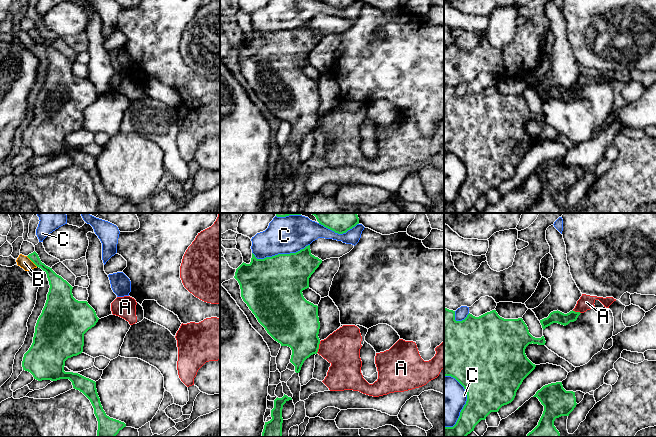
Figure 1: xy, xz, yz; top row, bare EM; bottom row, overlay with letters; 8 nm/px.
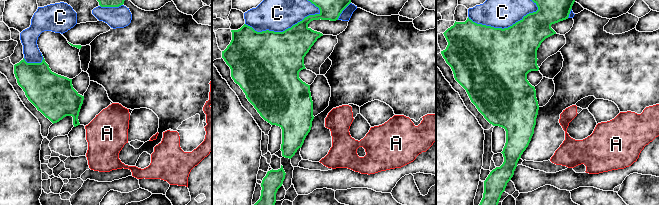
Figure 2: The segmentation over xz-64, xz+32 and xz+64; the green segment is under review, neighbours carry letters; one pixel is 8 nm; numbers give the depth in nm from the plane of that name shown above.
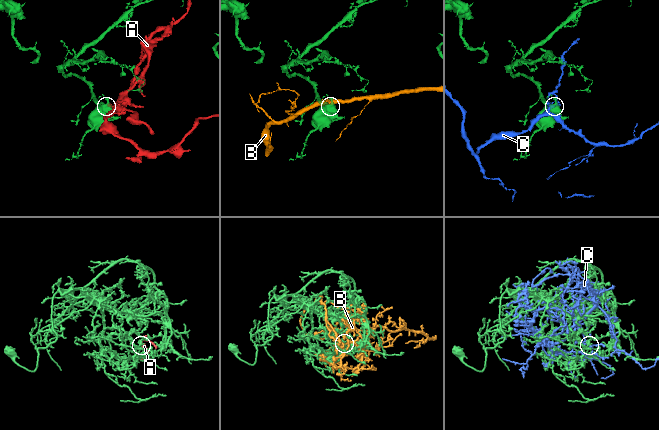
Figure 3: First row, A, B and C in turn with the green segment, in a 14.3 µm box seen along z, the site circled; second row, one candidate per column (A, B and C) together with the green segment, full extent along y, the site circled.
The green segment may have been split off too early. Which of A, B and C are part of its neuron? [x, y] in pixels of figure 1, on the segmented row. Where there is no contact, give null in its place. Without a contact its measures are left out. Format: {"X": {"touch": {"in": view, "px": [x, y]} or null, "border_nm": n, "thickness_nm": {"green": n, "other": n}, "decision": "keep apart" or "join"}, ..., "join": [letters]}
{"A": {"touch": {"in": "xz", "px": [318, 347]}, "border_nm": 100, "thickness_nm": {"green": 360, "other": 280}, "decision": "keep apart"}, "B": {"touch": {"in": "xy", "px": [32, 261]}, "border_nm": 130, "thickness_nm": {"green": 110, "other": 100}, "decision": "keep apart"}, "C": {"touch": {"in": "xz", "px": [280, 254]}, "border_nm": 460, "thickness_nm": {"green": 460, "other": 300}, "decision": "keep apart"}, "join": []}

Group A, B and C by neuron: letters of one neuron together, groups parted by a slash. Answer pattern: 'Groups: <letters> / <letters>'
Groups: A / B / C

